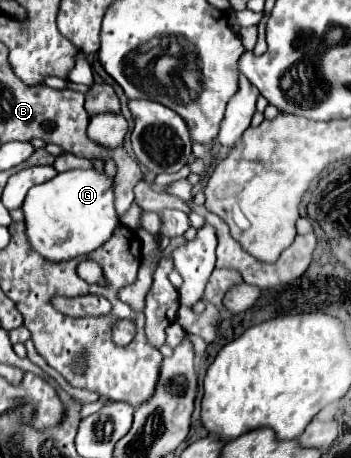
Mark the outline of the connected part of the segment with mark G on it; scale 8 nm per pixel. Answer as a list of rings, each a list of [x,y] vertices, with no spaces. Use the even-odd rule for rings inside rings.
[[[67,170],[43,184],[31,186],[21,206],[31,248],[49,262],[67,262],[103,246],[119,226],[111,188],[113,178],[97,170]]]

